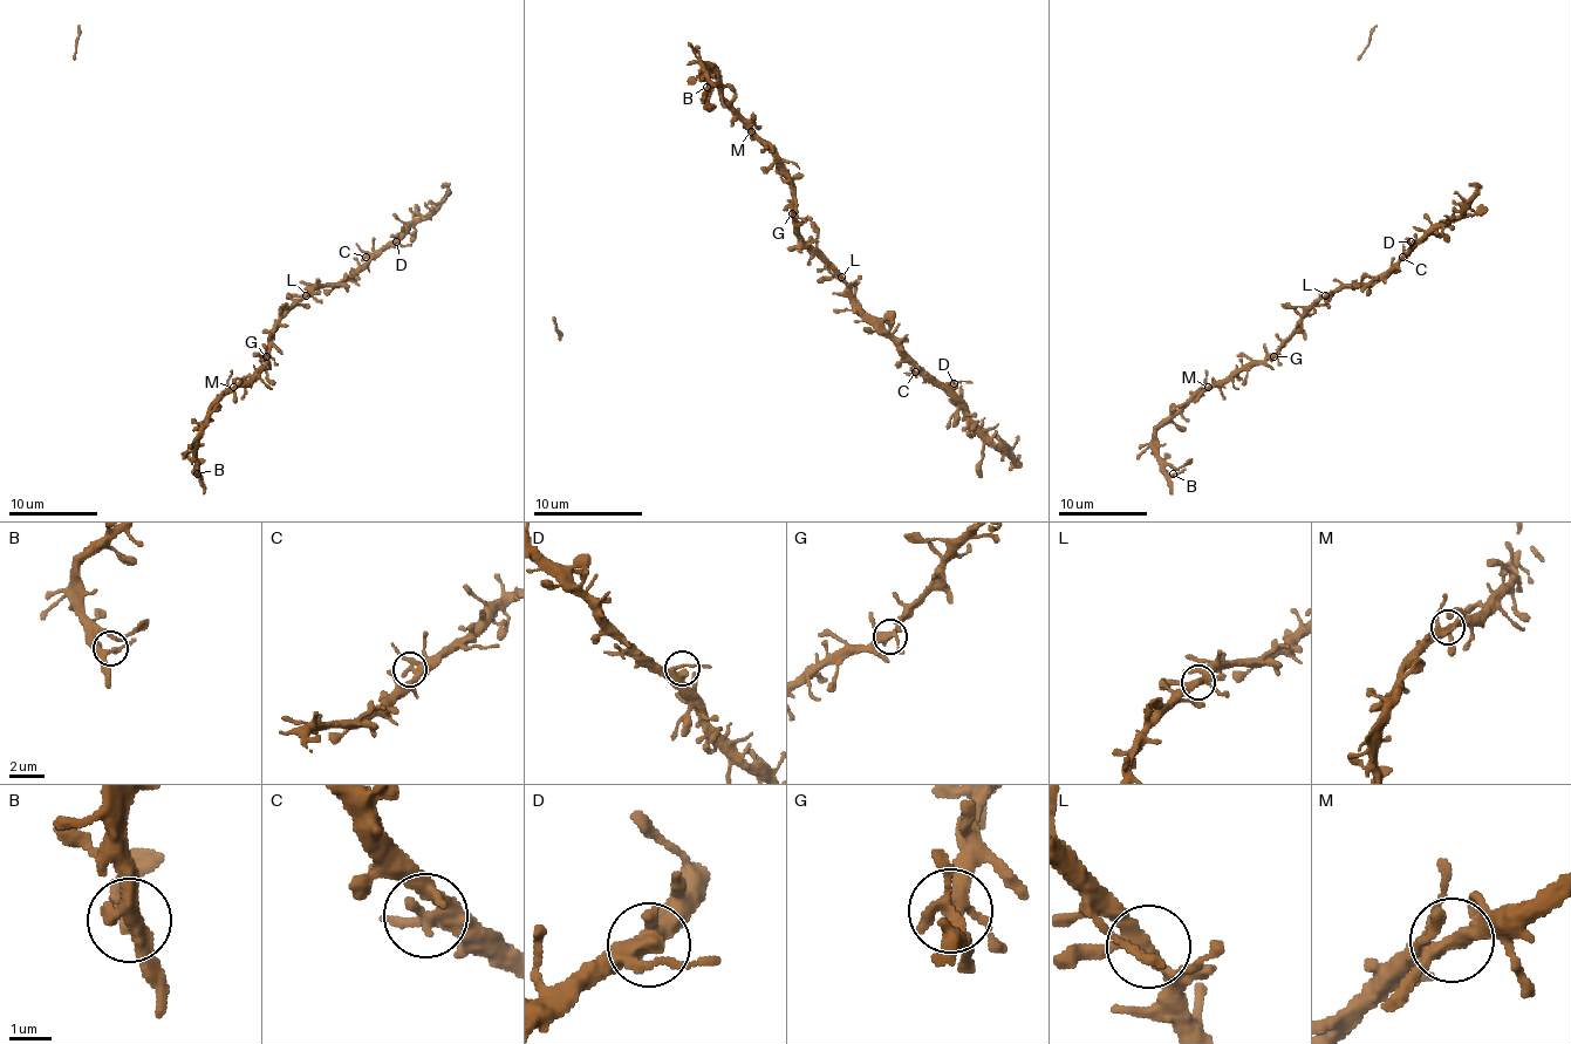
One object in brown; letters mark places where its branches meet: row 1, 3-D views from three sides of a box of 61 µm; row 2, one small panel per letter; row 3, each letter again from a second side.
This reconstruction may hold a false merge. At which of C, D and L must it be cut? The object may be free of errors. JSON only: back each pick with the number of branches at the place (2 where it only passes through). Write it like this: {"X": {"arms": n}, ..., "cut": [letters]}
{"cut": []}

